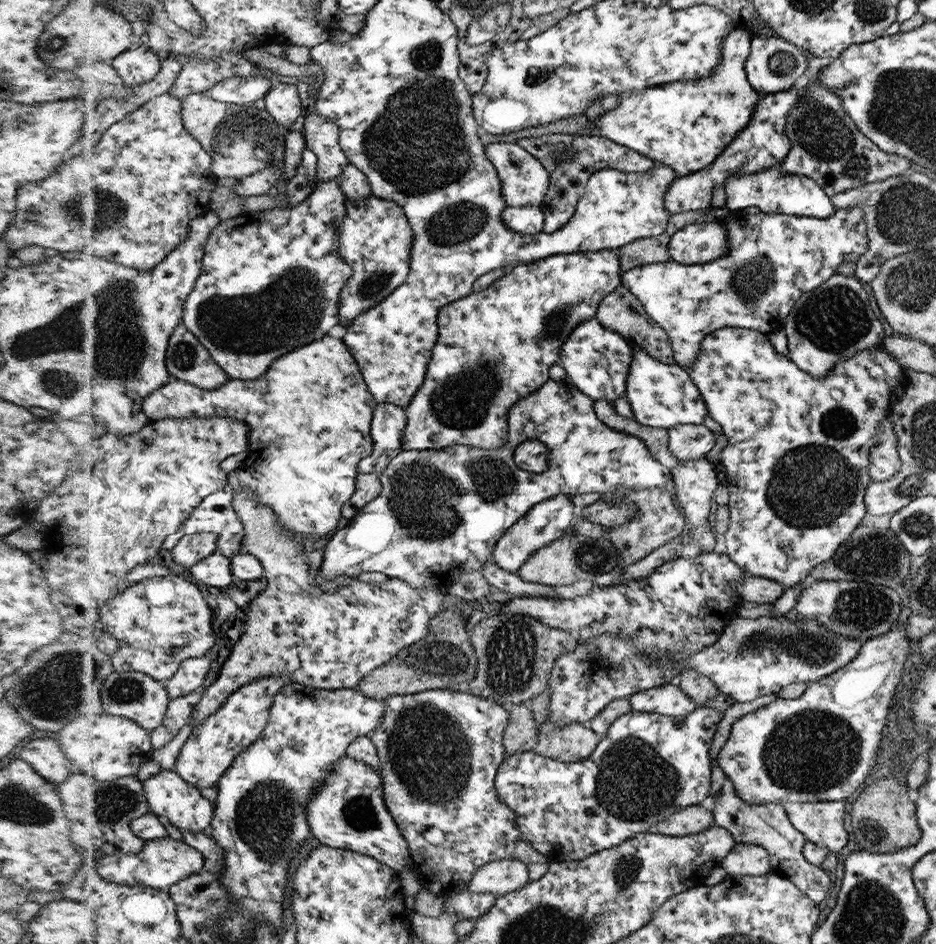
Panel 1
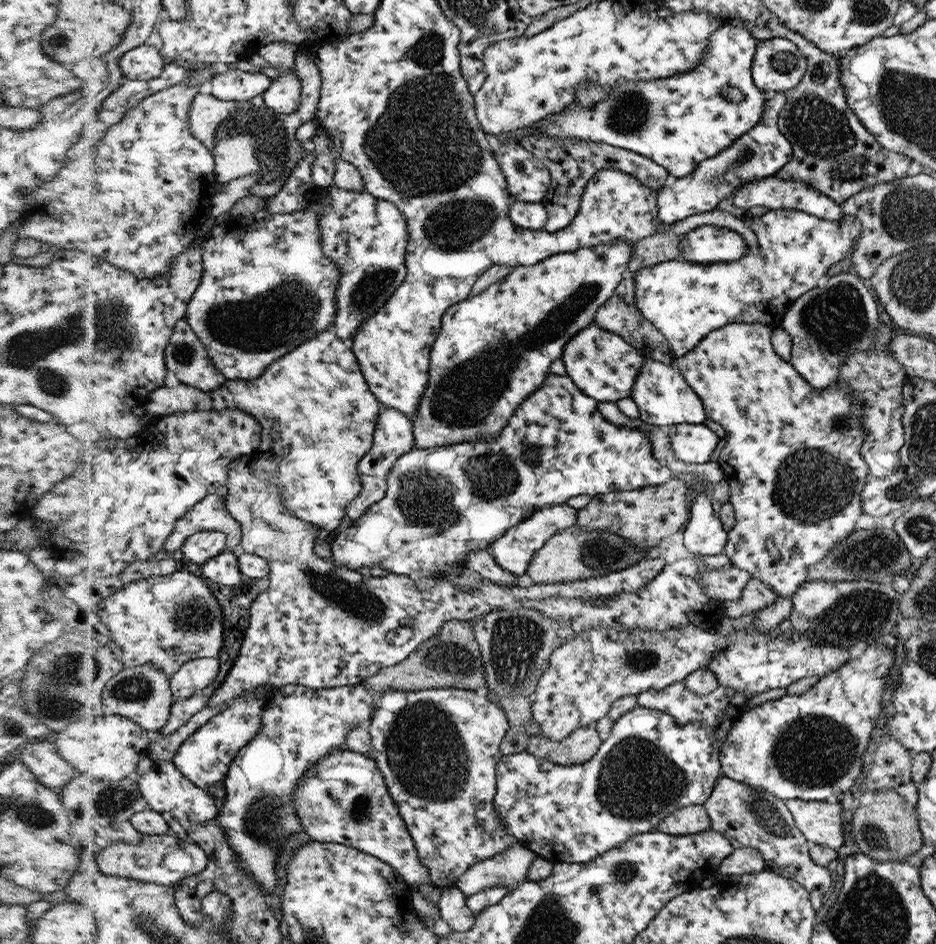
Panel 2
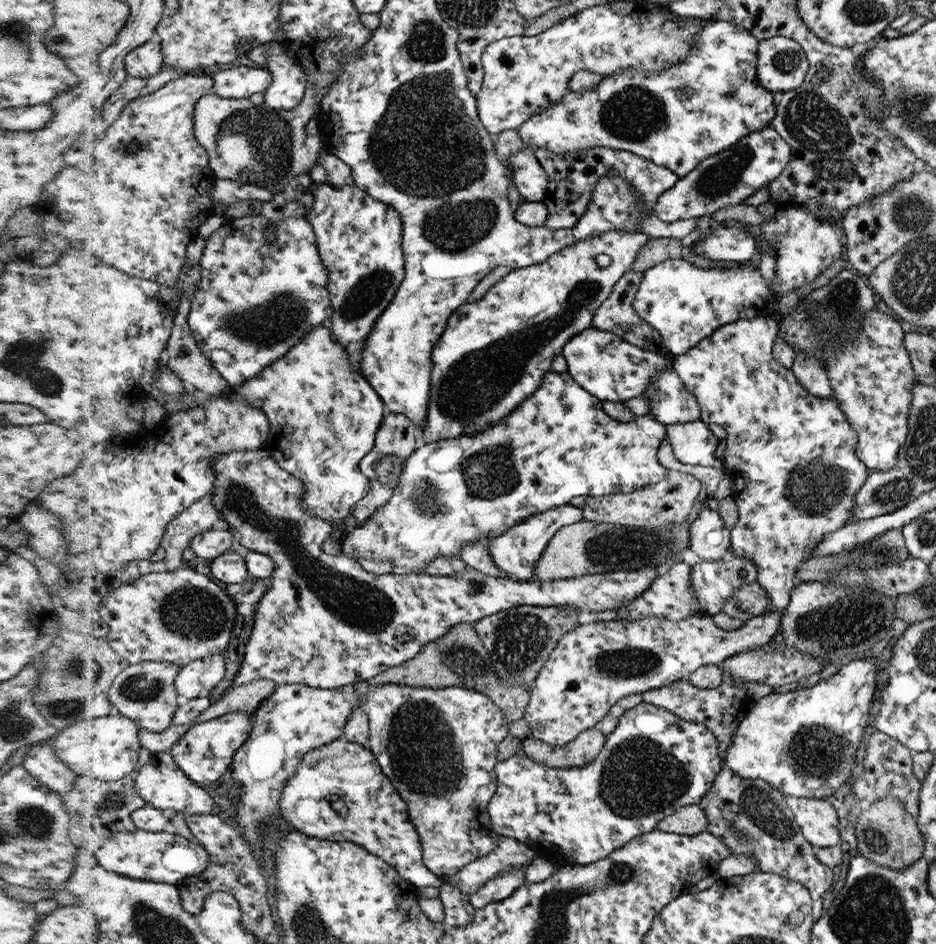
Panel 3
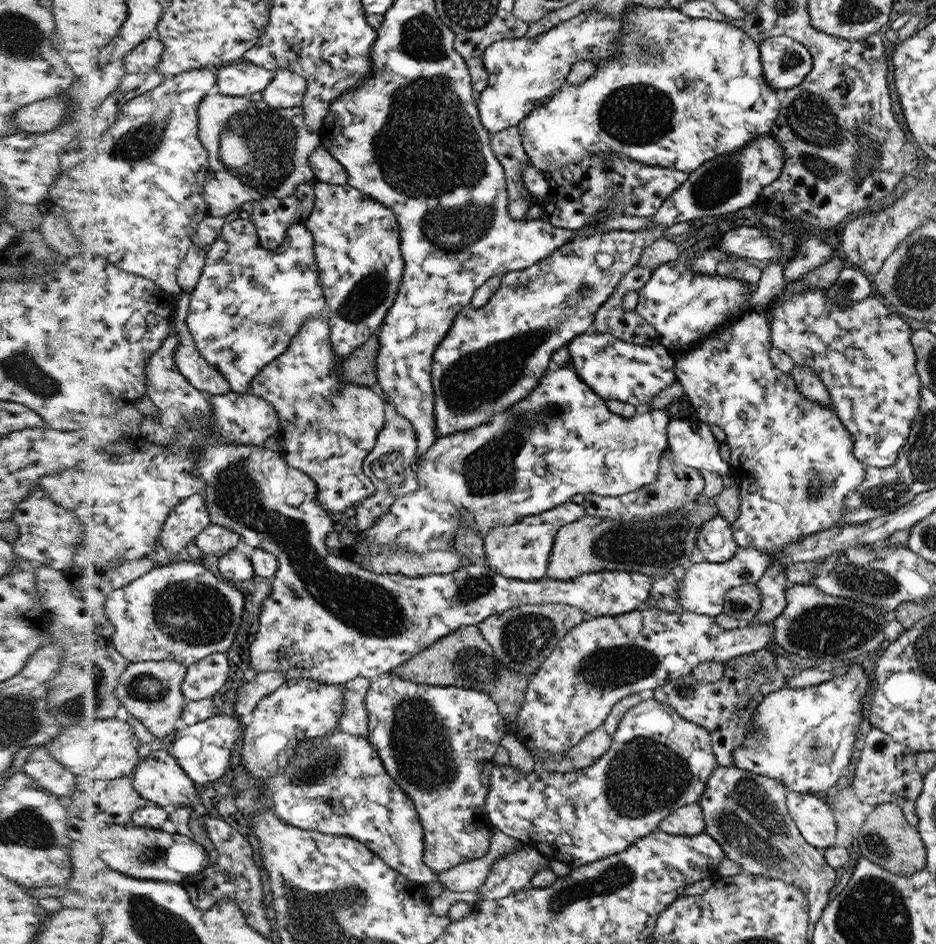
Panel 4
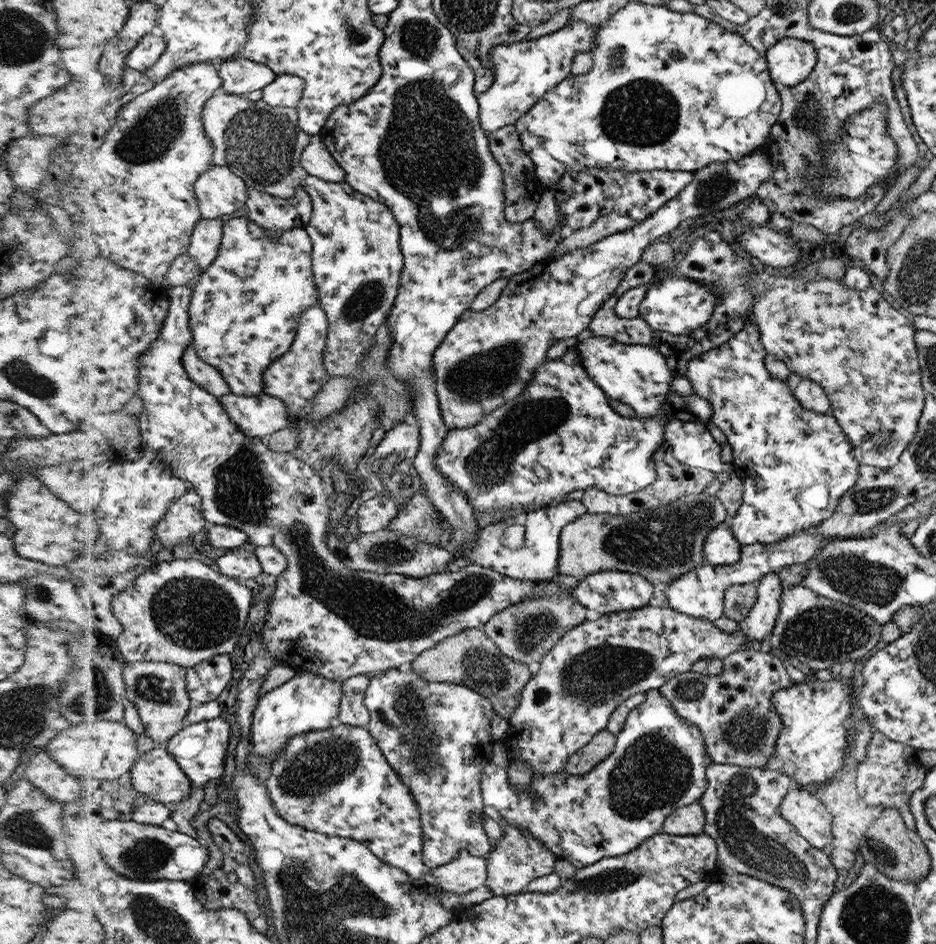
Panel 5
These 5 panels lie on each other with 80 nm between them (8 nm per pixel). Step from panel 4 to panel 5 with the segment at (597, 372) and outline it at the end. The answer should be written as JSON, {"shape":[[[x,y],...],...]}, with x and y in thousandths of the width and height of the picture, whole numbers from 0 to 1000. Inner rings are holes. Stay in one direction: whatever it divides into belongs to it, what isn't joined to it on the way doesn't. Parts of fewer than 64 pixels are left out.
{"shape":[[[632,355],[618,362],[620,378],[630,399],[650,421],[671,428],[682,444],[712,439],[712,421],[720,401],[713,377],[694,365],[665,364],[650,357]]]}

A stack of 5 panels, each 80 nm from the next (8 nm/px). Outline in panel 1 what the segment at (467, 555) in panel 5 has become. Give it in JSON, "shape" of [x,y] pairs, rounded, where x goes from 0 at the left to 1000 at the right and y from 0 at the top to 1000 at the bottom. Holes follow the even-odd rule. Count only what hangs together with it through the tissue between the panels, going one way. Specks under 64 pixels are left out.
{"shape":[[[597,523],[589,529],[580,530],[579,533],[572,534],[532,572],[527,584],[526,595],[530,596],[536,604],[552,608],[553,604],[573,584],[600,569],[613,557],[614,552],[613,533],[611,533],[609,524]]]}

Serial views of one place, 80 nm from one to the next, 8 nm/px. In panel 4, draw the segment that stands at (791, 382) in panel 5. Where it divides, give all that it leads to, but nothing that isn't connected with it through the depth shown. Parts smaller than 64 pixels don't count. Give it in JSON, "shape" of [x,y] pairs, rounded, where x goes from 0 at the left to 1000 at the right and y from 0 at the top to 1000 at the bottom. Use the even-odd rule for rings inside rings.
{"shape":[[[850,387],[844,395],[859,424],[876,428],[878,432],[888,430],[888,416],[870,391]]]}

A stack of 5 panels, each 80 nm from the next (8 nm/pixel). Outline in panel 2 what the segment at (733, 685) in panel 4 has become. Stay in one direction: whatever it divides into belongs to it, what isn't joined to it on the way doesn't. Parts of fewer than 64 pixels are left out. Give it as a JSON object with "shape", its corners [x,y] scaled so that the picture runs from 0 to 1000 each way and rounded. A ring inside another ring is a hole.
{"shape":[[[731,722],[718,725],[717,728],[708,729],[707,731],[700,732],[699,730],[684,734],[683,736],[667,737],[665,740],[657,742],[653,746],[645,761],[638,763],[634,768],[640,775],[643,782],[649,781],[656,769],[661,758],[668,754],[675,752],[677,749],[696,750],[705,754],[713,754],[716,758],[722,760],[722,763],[728,763],[731,767],[736,765],[752,764],[759,768],[765,775],[765,780],[772,787],[777,783],[777,778],[780,775],[784,766],[795,756],[801,752],[801,748],[796,746],[801,742],[794,736],[794,733],[788,733],[783,729],[767,728],[765,731],[756,735],[744,735],[735,730]]]}

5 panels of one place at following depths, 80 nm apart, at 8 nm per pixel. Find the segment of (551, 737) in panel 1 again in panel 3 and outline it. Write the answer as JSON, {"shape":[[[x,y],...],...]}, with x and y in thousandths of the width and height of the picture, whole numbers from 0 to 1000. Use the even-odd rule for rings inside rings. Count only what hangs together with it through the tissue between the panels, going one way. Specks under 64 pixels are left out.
{"shape":[[[639,771],[624,774],[607,789],[591,791],[564,781],[559,796],[564,803],[594,814],[623,813],[632,808],[649,790],[649,779]]]}

